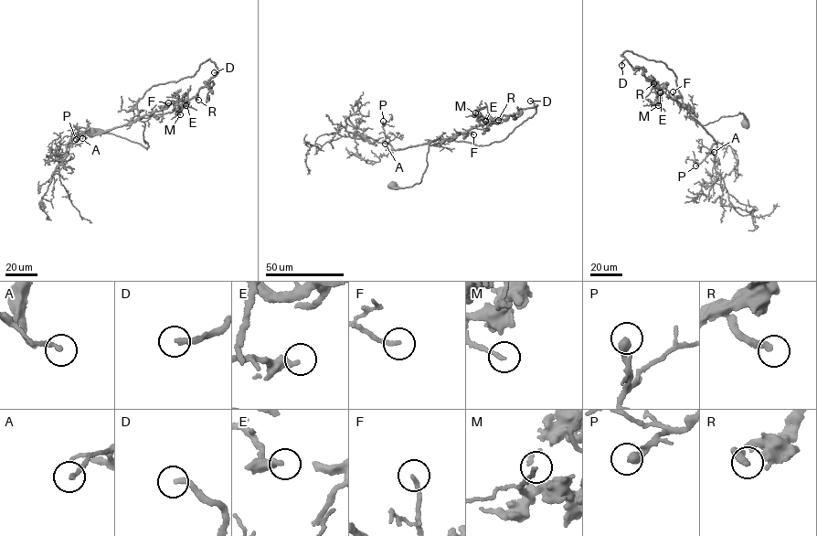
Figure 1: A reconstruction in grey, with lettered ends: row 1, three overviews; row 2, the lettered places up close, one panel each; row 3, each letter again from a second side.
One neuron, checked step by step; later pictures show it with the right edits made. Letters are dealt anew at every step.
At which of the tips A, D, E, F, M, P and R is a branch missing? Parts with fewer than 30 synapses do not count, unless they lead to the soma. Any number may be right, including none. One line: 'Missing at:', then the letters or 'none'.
Missing at: E, P, R

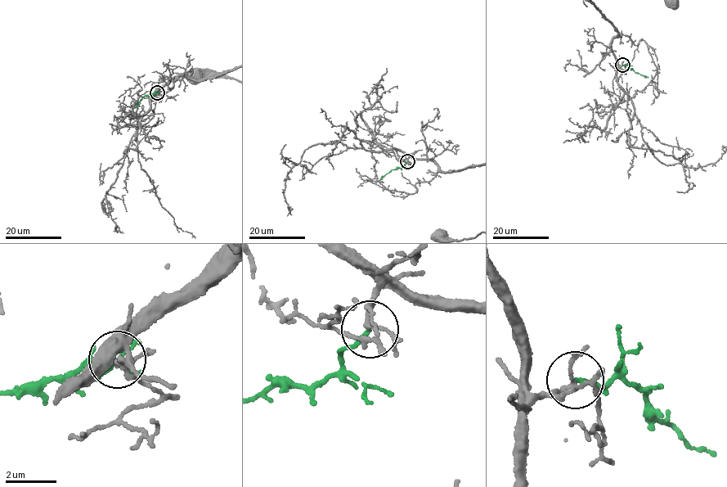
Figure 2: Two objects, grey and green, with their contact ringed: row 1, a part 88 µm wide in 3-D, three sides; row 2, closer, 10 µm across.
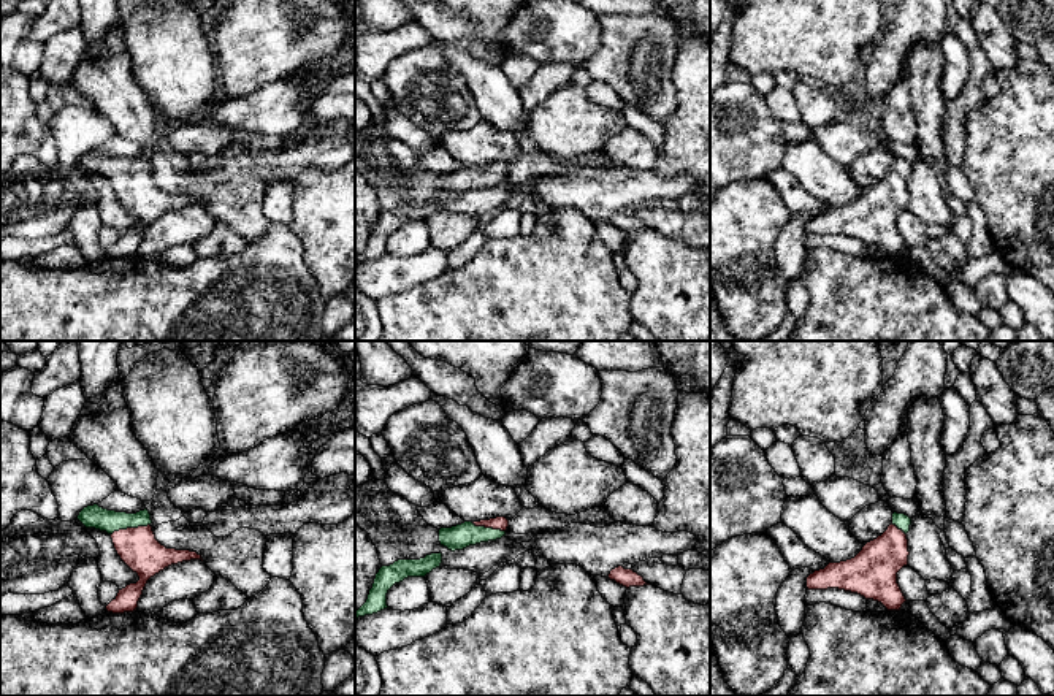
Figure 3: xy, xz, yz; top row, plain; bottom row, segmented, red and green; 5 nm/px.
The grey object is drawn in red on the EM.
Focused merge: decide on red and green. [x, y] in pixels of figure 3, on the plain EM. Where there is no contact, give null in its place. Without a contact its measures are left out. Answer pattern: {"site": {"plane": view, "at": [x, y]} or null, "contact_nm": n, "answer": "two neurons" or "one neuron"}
{"site": {"plane": "xy", "at": [130, 173]}, "contact_nm": 200, "answer": "one neuron"}

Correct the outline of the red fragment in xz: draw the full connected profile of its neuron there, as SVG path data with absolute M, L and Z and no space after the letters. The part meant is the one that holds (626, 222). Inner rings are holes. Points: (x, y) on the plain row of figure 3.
M623 211L612 214L610 219L609 219L609 224L615 225L617 228L620 228L626 233L650 230L643 225L642 220L639 220L632 214L624 214Z

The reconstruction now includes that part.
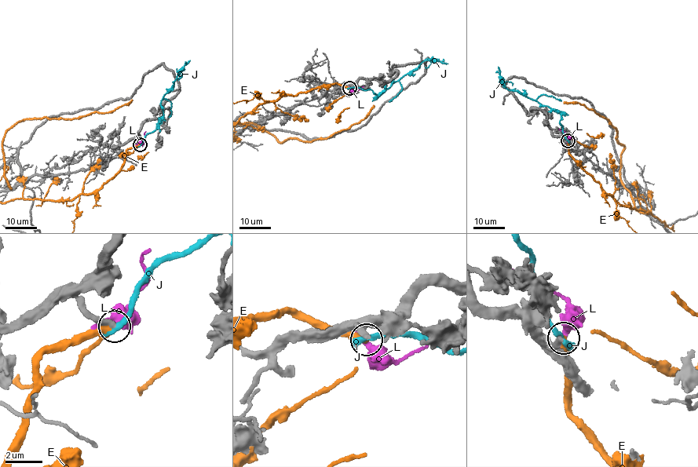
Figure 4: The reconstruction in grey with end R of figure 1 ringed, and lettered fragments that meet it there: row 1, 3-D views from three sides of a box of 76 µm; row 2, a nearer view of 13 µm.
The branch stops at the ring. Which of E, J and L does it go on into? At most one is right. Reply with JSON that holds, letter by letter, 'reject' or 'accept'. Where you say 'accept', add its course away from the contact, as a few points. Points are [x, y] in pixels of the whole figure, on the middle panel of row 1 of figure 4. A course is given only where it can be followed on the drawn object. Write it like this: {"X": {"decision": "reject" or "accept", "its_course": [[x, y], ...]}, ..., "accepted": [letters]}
{"E": {"decision": "reject"}, "J": {"decision": "reject"}, "L": {"decision": "reject"}, "accepted": []}

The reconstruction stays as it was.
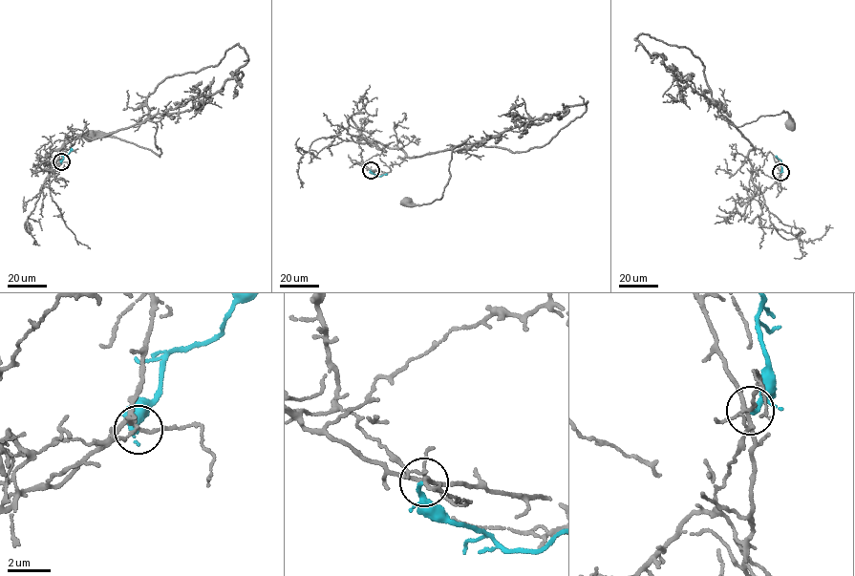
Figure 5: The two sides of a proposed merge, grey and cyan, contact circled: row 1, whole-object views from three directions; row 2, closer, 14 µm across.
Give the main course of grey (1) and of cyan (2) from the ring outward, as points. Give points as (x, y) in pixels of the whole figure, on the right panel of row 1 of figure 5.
1: (780, 172), (772, 153), (753, 149), (727, 118), (717, 116), (738, 127), (783, 111), (793, 120), (788, 126)
2: (780, 172), (781, 162), (776, 156)

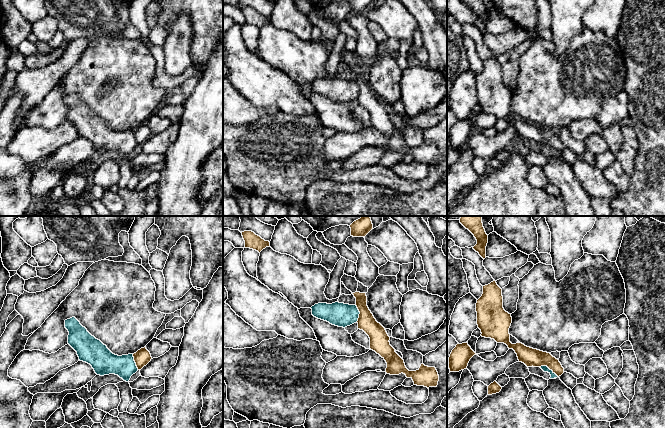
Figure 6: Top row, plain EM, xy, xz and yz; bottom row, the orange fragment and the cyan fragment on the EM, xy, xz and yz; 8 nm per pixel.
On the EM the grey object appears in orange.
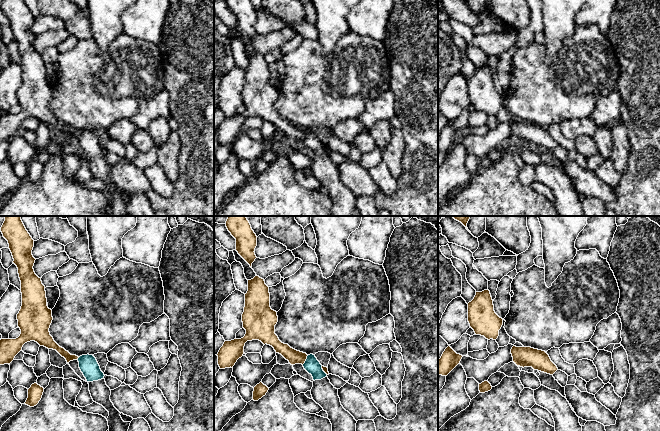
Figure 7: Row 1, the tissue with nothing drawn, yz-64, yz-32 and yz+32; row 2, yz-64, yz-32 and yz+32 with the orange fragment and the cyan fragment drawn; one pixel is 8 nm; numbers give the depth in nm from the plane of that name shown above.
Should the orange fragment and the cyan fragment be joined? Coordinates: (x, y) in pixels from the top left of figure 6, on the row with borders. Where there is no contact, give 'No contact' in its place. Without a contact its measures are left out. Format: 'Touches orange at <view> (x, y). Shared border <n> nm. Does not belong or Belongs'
Touches orange at yz (549, 368). Shared border 170 nm. Does not belong

